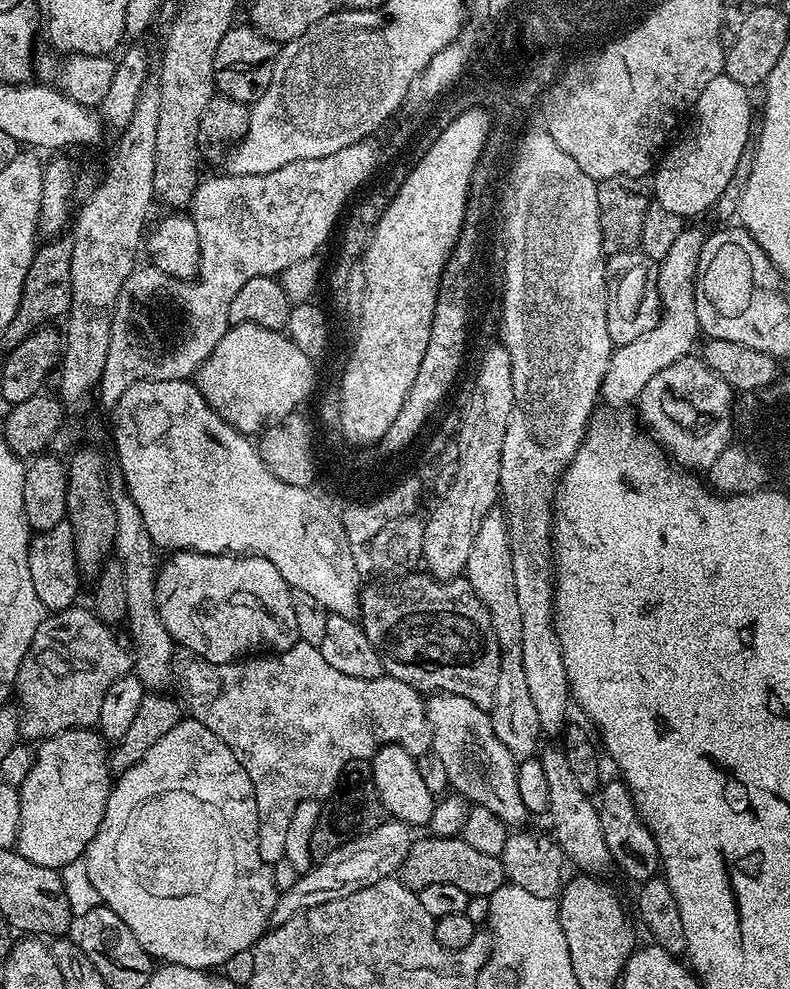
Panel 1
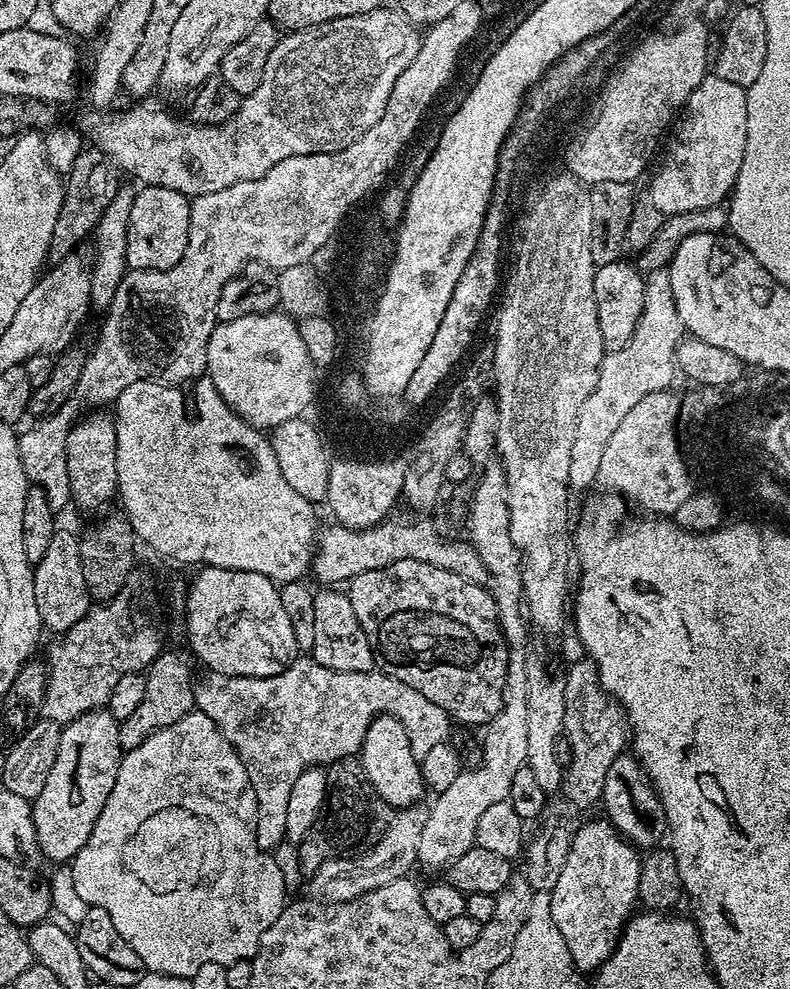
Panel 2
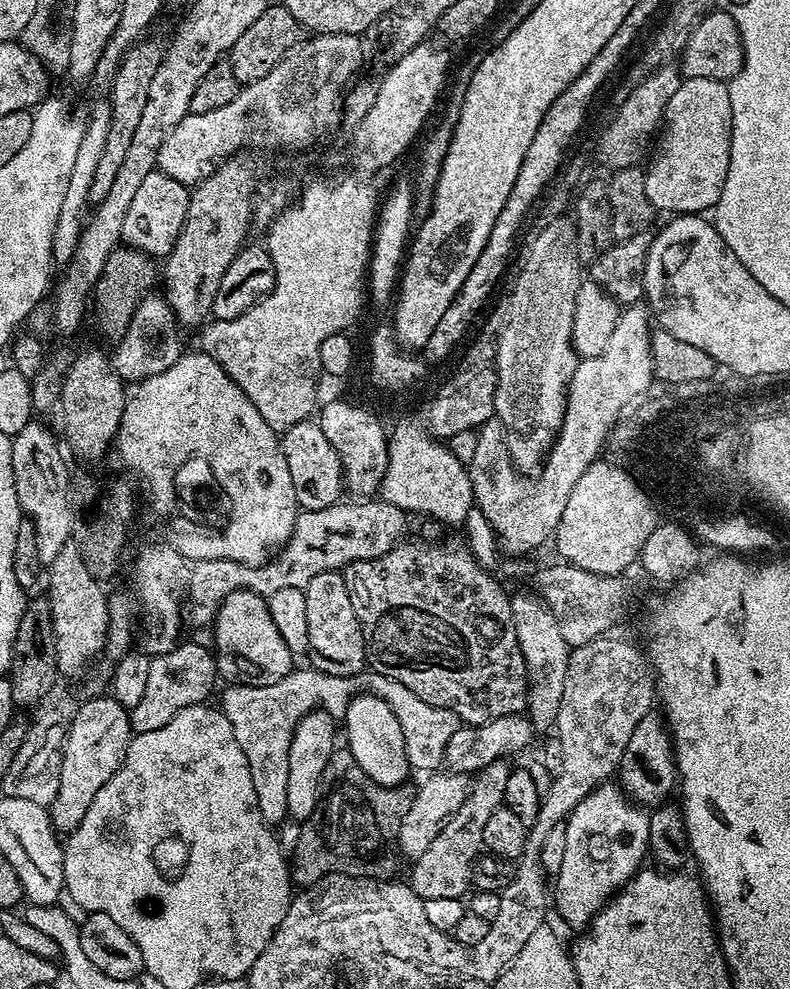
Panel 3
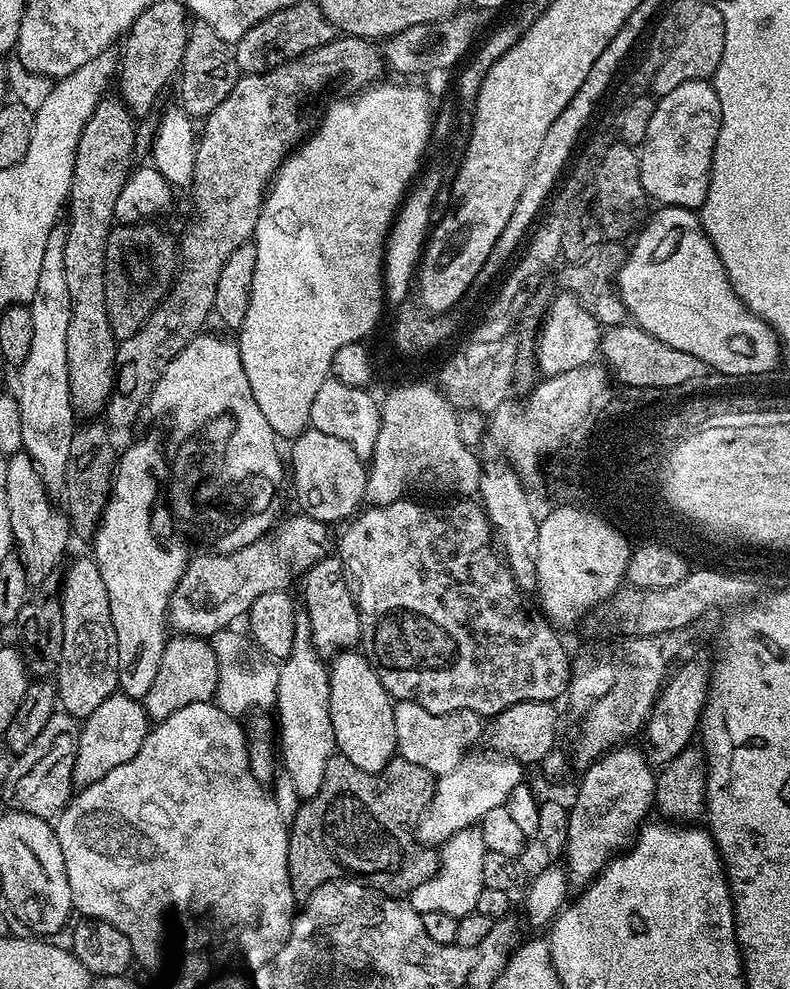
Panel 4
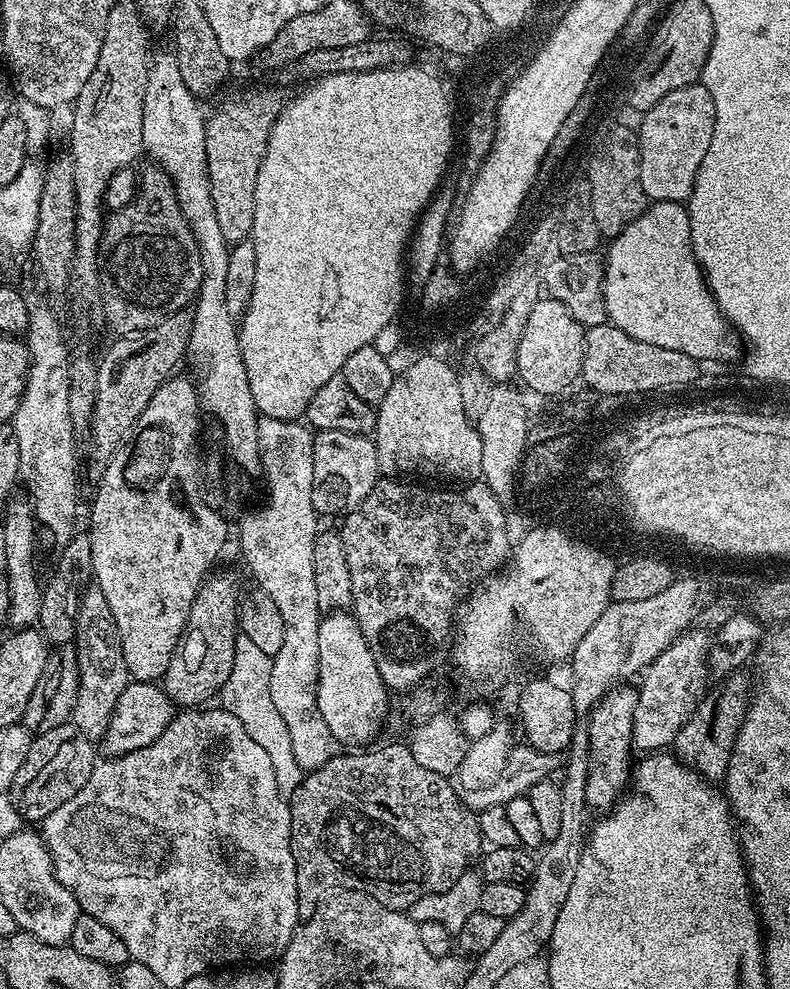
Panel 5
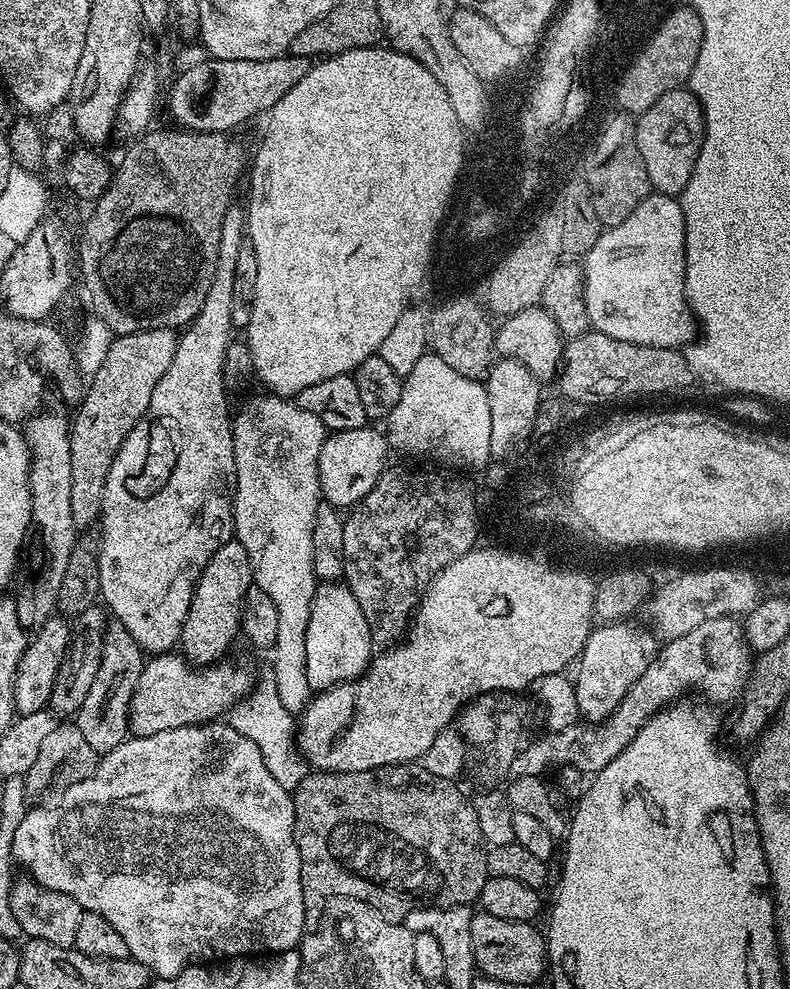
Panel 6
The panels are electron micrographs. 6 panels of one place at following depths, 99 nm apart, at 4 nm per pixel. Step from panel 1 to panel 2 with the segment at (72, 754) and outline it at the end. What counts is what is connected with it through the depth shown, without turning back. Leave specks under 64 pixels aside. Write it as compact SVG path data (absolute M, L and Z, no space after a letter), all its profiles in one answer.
M95 708L61 727L57 757L42 792L32 801L34 830L45 861L70 862L86 846L86 838L90 838L90 830L94 830L94 822L114 790L114 778L118 778L122 755L119 733L120 721L104 708Z

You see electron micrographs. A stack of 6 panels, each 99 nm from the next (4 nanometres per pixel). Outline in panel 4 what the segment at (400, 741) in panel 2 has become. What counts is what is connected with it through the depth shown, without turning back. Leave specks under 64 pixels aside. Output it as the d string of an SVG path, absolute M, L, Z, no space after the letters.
M360 650L339 652L331 661L328 673L328 685L330 686L330 722L334 726L334 738L339 755L350 758L358 770L367 772L380 772L397 755L396 747L396 723L394 722L394 701L388 691L382 686L376 671L372 669L372 663Z

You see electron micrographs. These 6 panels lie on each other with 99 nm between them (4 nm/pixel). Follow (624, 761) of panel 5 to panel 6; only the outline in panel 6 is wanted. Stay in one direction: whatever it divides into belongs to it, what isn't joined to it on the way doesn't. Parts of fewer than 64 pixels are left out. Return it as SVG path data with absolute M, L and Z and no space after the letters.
M604 622L593 627L575 665L578 710L585 721L594 725L602 723L612 711L618 709L626 692L642 677L647 664L657 654L657 637L651 631L646 632L638 625L628 623L632 622Z

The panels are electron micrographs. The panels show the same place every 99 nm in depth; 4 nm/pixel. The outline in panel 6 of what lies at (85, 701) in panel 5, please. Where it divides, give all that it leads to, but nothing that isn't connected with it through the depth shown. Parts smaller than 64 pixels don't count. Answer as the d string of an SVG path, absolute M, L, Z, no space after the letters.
M113 619L104 631L102 662L94 678L94 686L90 686L90 694L86 694L86 702L82 702L80 711L74 717L76 727L96 753L103 754L114 750L114 746L129 739L128 711L145 663L144 649L138 646L138 642L134 642L130 630L126 630L126 626L122 626L120 620Z

